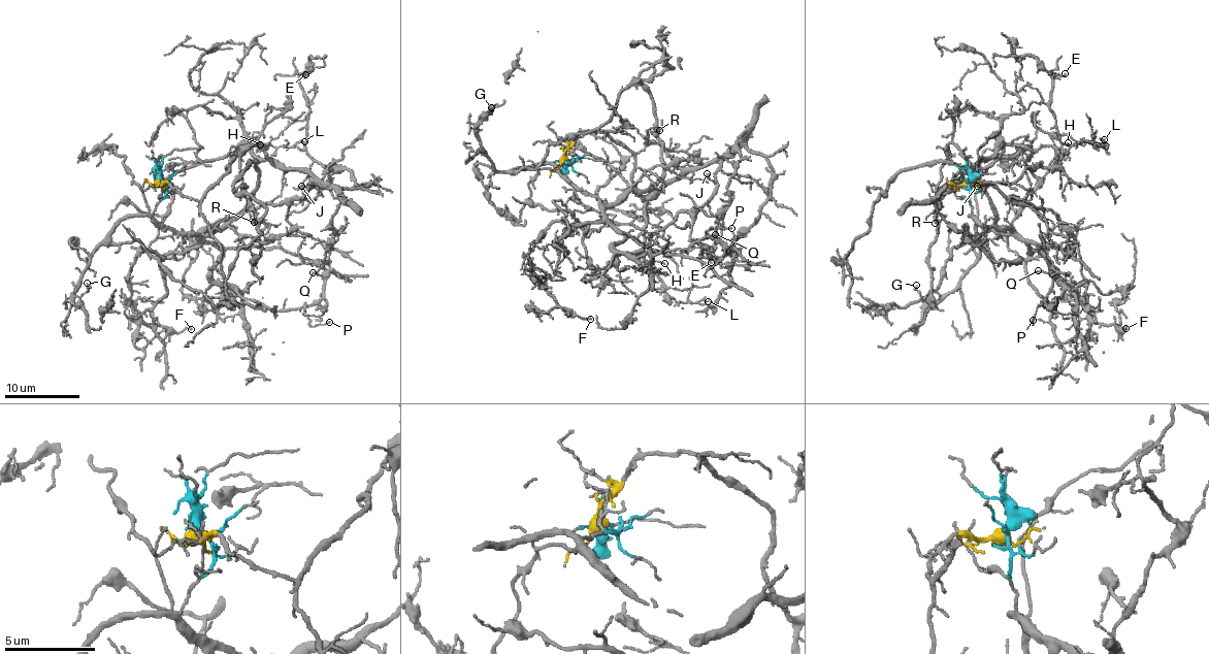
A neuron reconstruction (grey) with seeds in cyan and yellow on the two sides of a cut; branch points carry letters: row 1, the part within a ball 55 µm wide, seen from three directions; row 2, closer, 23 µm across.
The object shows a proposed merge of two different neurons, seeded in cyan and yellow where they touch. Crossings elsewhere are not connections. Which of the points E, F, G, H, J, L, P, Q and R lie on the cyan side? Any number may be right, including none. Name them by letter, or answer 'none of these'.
F, G, P, Q

